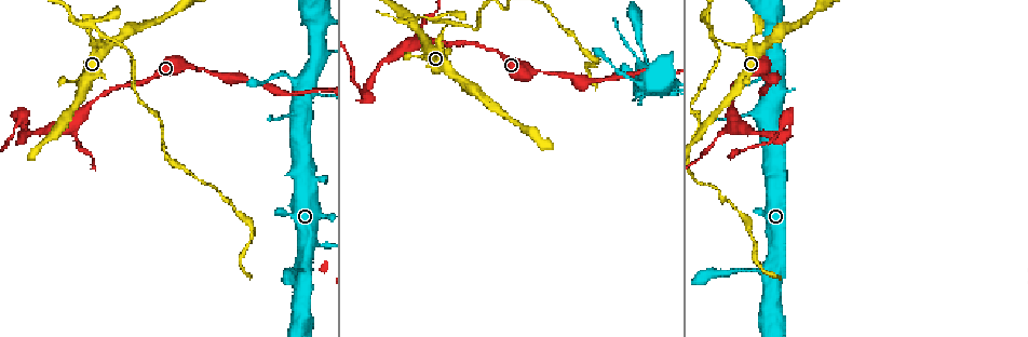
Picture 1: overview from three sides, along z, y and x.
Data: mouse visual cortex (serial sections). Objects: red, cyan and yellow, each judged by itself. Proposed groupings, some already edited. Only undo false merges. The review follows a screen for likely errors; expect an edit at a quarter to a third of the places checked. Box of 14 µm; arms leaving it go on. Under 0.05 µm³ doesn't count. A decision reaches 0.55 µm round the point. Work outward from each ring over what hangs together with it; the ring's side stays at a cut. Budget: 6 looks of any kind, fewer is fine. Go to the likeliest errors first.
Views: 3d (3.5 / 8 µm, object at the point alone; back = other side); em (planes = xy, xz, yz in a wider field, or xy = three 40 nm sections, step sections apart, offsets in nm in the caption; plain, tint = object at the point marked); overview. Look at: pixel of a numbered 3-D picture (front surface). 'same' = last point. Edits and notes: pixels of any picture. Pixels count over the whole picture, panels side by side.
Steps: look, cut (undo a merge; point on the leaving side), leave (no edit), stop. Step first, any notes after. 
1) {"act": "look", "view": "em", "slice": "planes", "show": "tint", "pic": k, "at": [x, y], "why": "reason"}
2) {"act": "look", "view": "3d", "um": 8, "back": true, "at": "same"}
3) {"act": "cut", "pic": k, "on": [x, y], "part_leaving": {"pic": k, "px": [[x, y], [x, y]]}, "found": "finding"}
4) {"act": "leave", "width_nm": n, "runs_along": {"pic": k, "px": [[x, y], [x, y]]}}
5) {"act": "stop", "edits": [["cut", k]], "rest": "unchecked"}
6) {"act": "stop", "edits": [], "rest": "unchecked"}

{"act": "look", "view": "3d", "um": 8, "pic": 1, "at": [734, 116], "why": "thin arm on a thick one"}

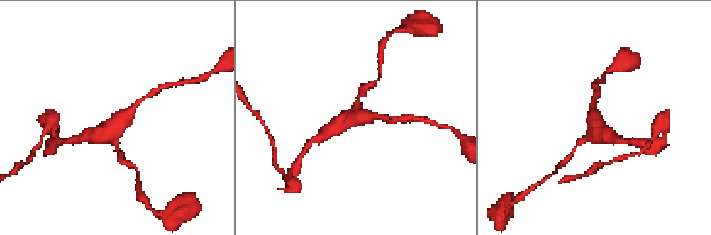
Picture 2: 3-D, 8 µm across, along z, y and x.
{"act": "look", "view": "em", "slice": "xy", "step": 1, "show": "tint", "pic": 2, "at": [121, 120], "why": "need the tissue"}

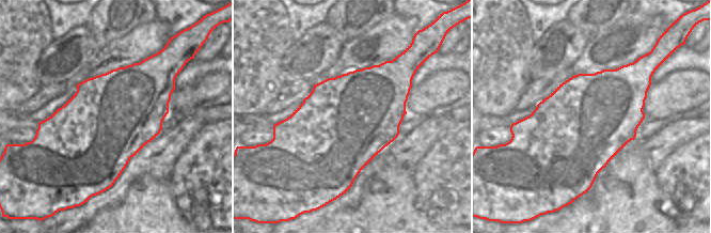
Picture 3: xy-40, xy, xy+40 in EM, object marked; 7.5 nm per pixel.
{"act": "leave", "width_nm": 700, "runs_along": {"pic": 2, "px": [[137, 105], [104, 134], [86, 136]]}, "found": "continuous, no second cell"}

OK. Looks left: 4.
{"act": "look", "view": "3d", "um": 8, "pic": 1, "at": [364, 98]}

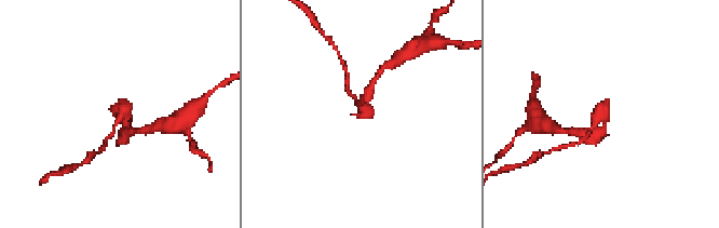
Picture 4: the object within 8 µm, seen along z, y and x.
{"act": "look", "view": "em", "slice": "planes", "show": "tint", "pic": 4, "at": [121, 120]}

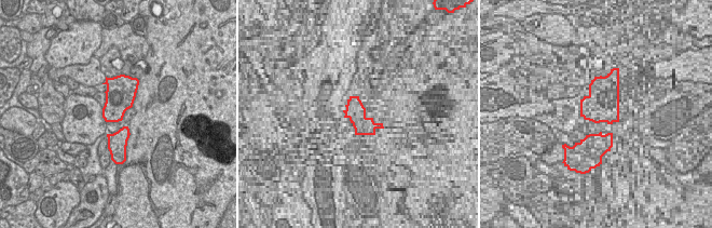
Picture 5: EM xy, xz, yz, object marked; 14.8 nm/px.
{"act": "leave", "found": "all the same cell"}

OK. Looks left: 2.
{"act": "look", "view": "3d", "um": 3.5, "pic": 1, "at": [770, 186]}

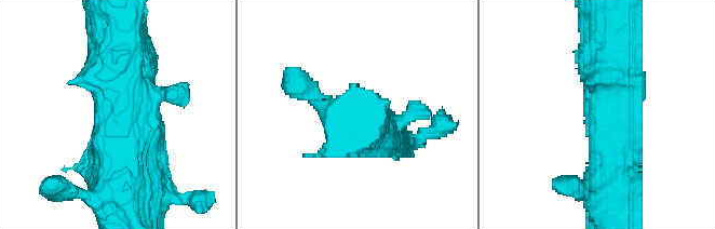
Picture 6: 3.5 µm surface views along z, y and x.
{"act": "look", "view": "em", "slice": "xy", "step": 2, "show": "tint", "pic": 6, "at": [603, 109], "why": "shape alone is not enough"}

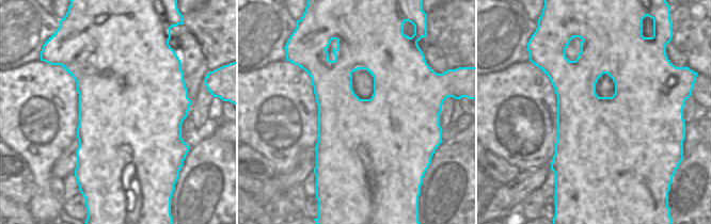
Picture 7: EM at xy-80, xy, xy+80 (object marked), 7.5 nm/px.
{"act": "leave", "width_nm": 650, "runs_along": {"pic": 6, "px": [[615, 200], [620, 67]]}, "found": "one cell here"}

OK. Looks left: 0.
{"act": "stop", "edits": [], "rest": "unchecked"}

